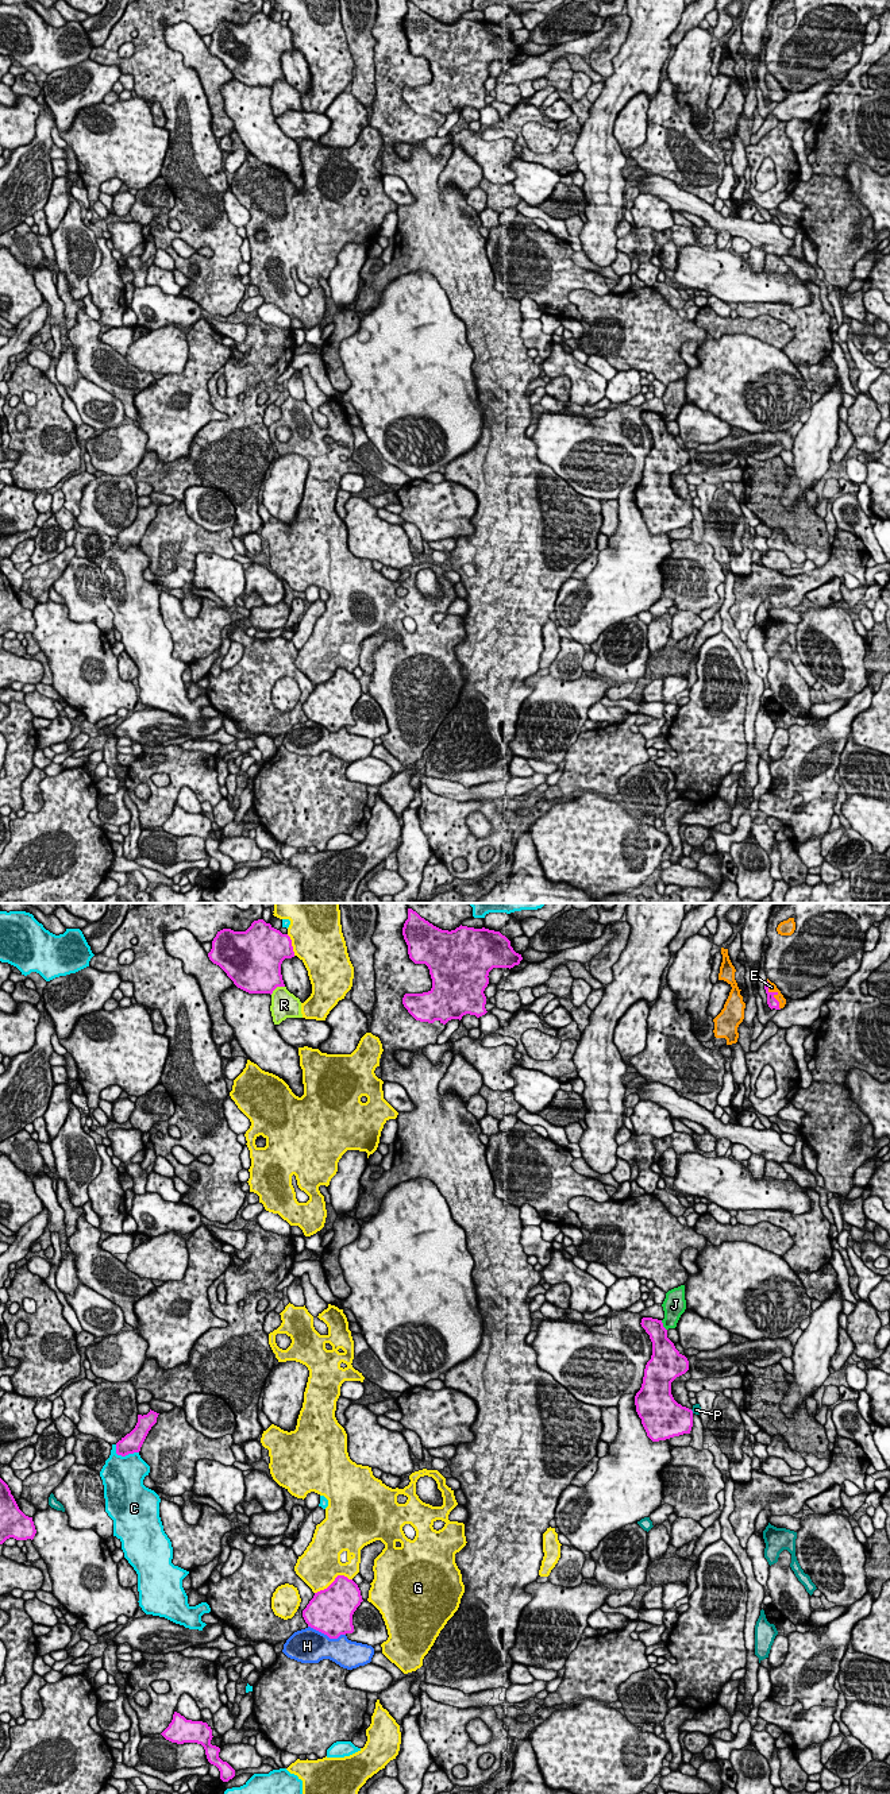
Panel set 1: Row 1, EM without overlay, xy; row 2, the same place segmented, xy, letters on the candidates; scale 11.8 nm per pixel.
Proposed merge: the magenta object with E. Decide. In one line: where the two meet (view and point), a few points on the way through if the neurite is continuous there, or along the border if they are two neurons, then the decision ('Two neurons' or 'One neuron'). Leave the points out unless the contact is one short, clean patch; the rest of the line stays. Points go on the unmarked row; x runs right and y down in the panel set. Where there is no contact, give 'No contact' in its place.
Touches magenta at xy (774, 87). Path across: xy (773, 96), (774, 87), (771, 80). One neuron

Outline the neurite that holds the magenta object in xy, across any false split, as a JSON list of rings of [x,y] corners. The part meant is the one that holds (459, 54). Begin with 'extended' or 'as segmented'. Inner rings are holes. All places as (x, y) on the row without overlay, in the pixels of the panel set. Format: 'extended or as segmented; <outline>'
as segmented; [[[408,1],[408,12],[402,20],[402,28],[408,38],[409,51],[415,57],[425,57],[429,62],[432,72],[432,81],[423,86],[405,86],[402,90],[402,97],[408,105],[420,115],[434,116],[439,113],[446,117],[451,112],[462,112],[463,108],[470,107],[477,111],[485,108],[488,104],[485,101],[486,89],[483,86],[489,77],[489,65],[493,61],[513,61],[519,58],[523,53],[521,47],[516,46],[511,39],[511,34],[502,28],[500,24],[489,22],[474,22],[467,19],[459,19],[455,23],[442,23],[424,11],[421,11],[416,4]]]

